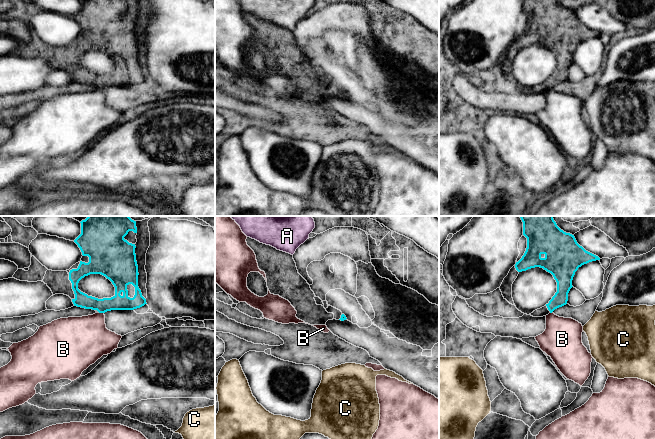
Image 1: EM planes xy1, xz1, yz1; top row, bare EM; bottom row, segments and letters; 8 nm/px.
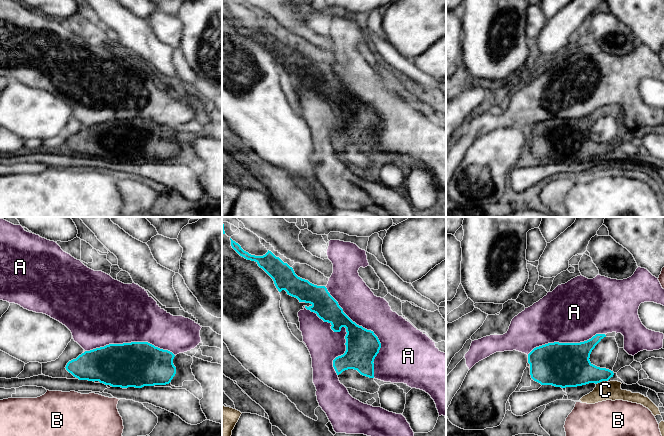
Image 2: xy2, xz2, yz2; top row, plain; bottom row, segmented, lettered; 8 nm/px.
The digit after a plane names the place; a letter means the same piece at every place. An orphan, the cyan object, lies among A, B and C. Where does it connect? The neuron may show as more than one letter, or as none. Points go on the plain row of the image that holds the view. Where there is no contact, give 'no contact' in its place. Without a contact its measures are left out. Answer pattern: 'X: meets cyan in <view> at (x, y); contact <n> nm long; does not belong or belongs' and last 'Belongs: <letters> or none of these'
A: meets cyan in xz2 at (368, 106); contact 850 nm long; does not belong
B: meets cyan in xy1 at (101, 88); contact 50 nm long; does not belong
C: meets cyan in yz2 at (602, 156); contact 80 nm long; does not belong
Belongs: none of these

